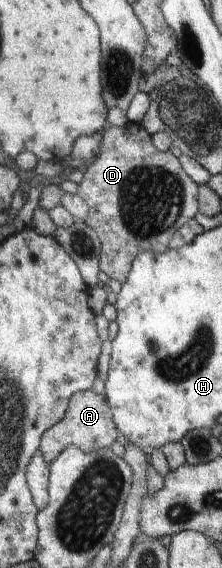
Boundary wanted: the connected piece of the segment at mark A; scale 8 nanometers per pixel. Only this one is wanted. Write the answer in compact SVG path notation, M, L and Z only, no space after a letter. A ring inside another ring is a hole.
M92 390L79 391L68 400L64 418L43 435L39 453L46 463L52 463L68 446L76 446L84 453L98 452L98 450L110 448L118 435L110 406L105 398Z

